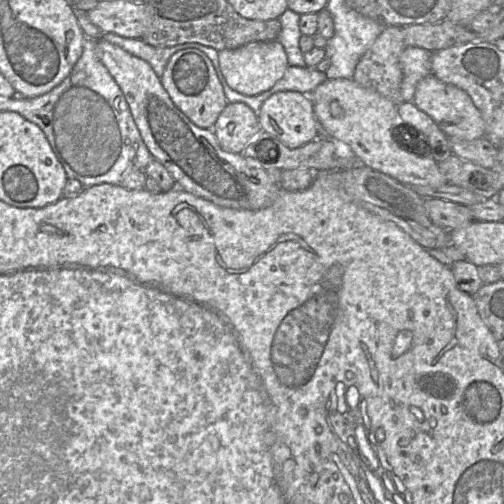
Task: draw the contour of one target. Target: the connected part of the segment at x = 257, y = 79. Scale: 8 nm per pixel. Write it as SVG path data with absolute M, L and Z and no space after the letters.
M278 40L250 42L237 49L218 51L218 59L229 87L246 96L255 96L272 88L289 66L284 47Z

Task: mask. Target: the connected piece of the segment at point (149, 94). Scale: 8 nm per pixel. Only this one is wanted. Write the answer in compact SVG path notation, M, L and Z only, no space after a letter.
M103 38L95 44L98 58L125 96L143 142L173 177L175 186L224 208L260 210L273 203L280 191L275 177L251 158L224 150L211 129L193 124L174 105L146 61Z

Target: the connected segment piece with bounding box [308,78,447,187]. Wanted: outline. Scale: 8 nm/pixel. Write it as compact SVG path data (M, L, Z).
M327 79L319 84L309 95L313 104L314 115L325 137L347 144L362 165L387 174L398 182L408 186L438 187L447 183L440 172L438 163L432 158L431 151L425 158L425 148L411 145L413 137L400 133L399 125L404 121L400 118L397 106L374 89L365 88L353 79Z

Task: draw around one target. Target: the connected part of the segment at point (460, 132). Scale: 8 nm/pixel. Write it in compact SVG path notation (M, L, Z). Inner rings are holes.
M434 74L418 82L413 100L414 104L429 115L448 138L472 141L485 137L485 122L469 94L452 84L440 81Z

